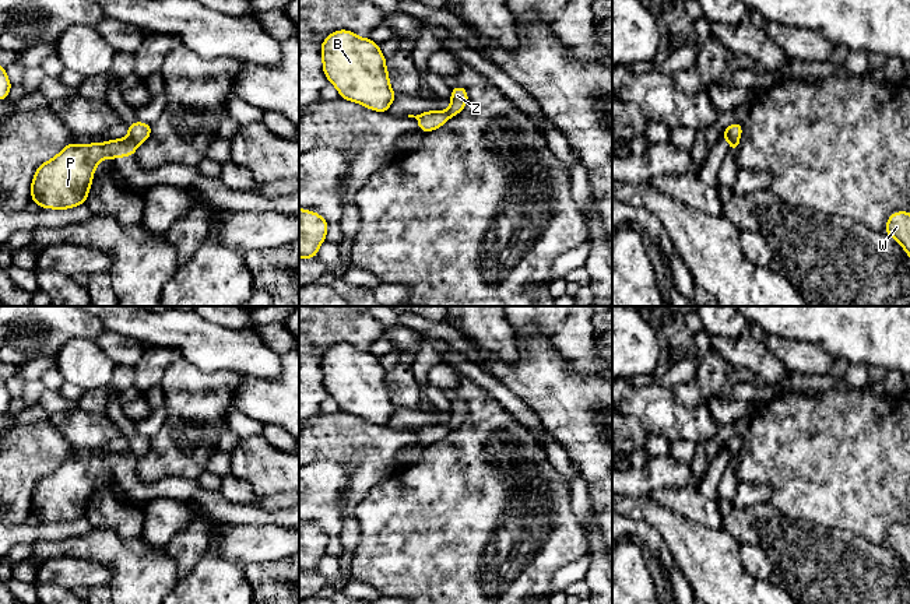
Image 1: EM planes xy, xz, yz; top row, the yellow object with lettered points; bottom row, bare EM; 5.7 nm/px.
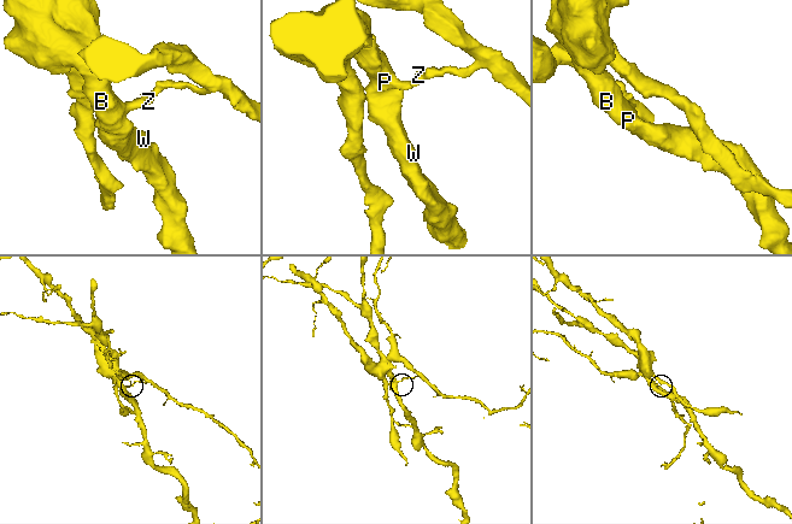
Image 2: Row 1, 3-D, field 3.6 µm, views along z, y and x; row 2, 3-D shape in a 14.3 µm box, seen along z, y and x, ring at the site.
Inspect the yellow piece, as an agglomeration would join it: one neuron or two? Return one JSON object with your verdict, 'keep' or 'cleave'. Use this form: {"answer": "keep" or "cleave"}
{"answer": "cleave"}

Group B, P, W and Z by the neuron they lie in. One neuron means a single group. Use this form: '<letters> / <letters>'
B P W / Z

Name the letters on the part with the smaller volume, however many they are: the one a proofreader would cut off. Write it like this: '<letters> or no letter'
Z

